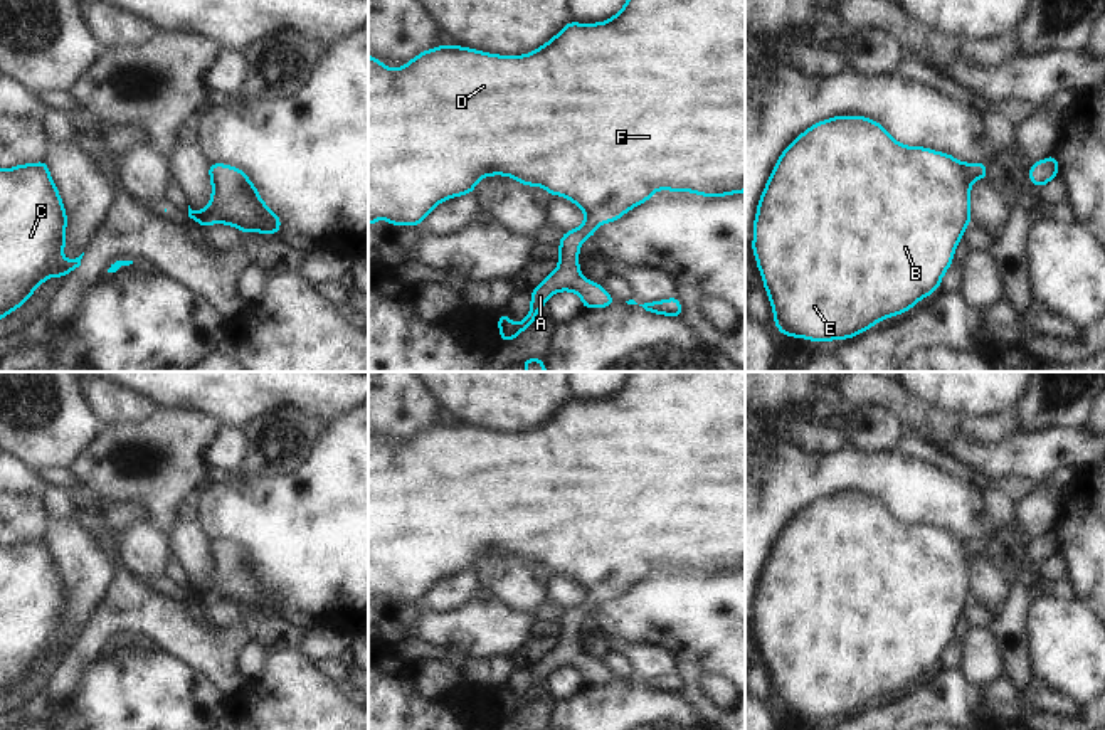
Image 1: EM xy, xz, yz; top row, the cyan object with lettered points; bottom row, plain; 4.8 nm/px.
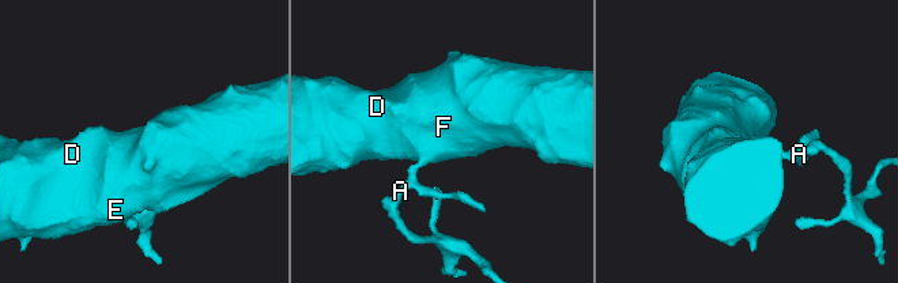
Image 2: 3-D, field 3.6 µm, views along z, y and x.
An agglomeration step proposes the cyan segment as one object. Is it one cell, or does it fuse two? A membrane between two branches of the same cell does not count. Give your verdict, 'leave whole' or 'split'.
leave whole

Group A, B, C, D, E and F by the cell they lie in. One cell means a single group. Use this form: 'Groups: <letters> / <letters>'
Groups: A B C D E F

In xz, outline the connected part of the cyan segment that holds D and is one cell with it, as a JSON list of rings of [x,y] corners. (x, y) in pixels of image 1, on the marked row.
[[[627,0],[622,10],[607,22],[568,22],[553,39],[526,56],[494,56],[459,45],[439,45],[415,56],[400,69],[389,69],[368,56],[368,225],[378,219],[385,219],[392,225],[419,225],[437,204],[473,193],[479,178],[489,175],[506,175],[526,187],[538,185],[552,197],[567,197],[585,212],[584,224],[562,235],[558,267],[530,293],[528,316],[520,323],[511,323],[505,311],[500,313],[501,340],[511,341],[533,325],[538,309],[557,291],[577,293],[585,309],[611,306],[616,299],[595,281],[585,279],[579,269],[579,249],[587,237],[595,234],[599,225],[617,220],[637,204],[648,202],[661,188],[686,190],[711,198],[745,192],[745,0]]]

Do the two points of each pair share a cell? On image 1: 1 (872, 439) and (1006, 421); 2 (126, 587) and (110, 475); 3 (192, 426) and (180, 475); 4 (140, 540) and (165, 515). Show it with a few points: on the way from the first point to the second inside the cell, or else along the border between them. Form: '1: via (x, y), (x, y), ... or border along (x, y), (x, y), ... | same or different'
1: border along (872, 406), (890, 411), (904, 429) | different
2: border along (74, 475), (103, 502) | different
3: via (180, 438), (180, 463) | same
4: border along (148, 517), (167, 535) | different

